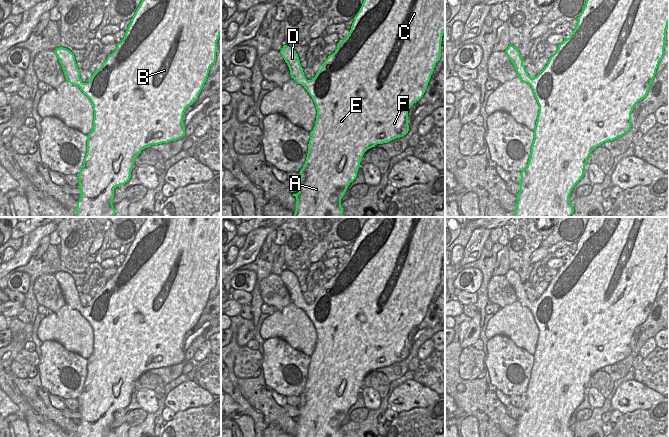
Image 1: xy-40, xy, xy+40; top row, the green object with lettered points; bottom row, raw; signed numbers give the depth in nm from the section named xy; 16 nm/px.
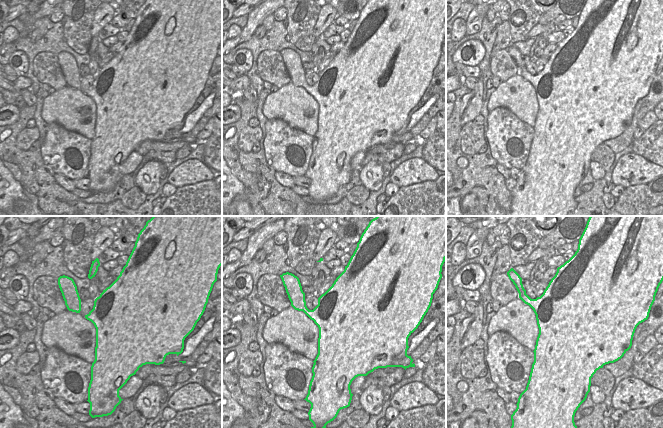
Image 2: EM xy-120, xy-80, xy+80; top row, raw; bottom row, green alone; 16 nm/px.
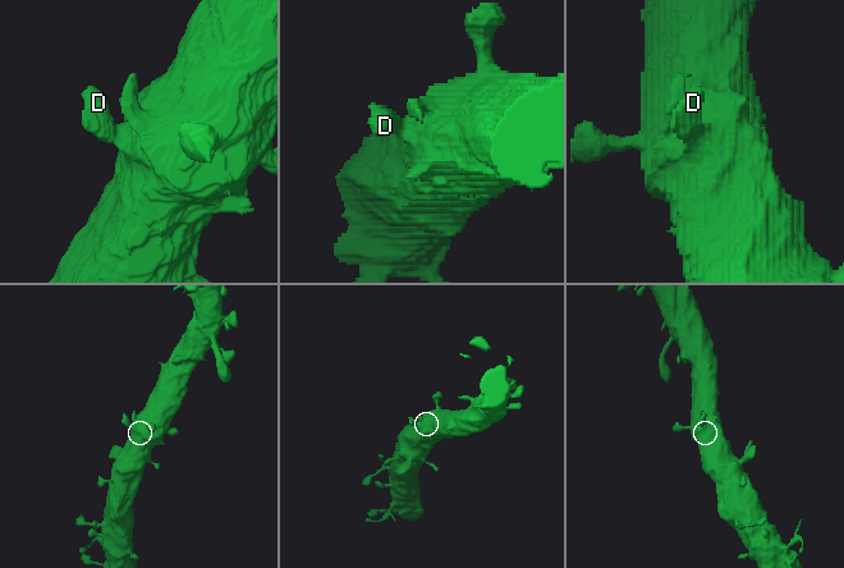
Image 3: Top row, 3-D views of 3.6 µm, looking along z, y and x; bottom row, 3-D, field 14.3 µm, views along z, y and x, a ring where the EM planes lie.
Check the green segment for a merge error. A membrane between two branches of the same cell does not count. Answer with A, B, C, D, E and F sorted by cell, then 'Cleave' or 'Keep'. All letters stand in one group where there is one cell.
Groups: A B C D E F. Keep.

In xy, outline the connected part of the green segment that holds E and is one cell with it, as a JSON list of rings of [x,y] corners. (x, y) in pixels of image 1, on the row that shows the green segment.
[[[364,0],[359,12],[354,17],[349,35],[337,44],[335,52],[328,56],[323,67],[312,80],[306,79],[296,51],[287,45],[283,46],[280,53],[289,67],[291,78],[307,90],[317,109],[315,126],[310,132],[311,137],[308,144],[306,161],[299,172],[299,192],[292,194],[297,200],[294,217],[342,217],[343,208],[341,207],[341,199],[350,183],[356,179],[364,153],[377,144],[388,143],[408,133],[408,110],[423,97],[427,89],[434,67],[441,57],[441,41],[444,32],[445,0]]]

